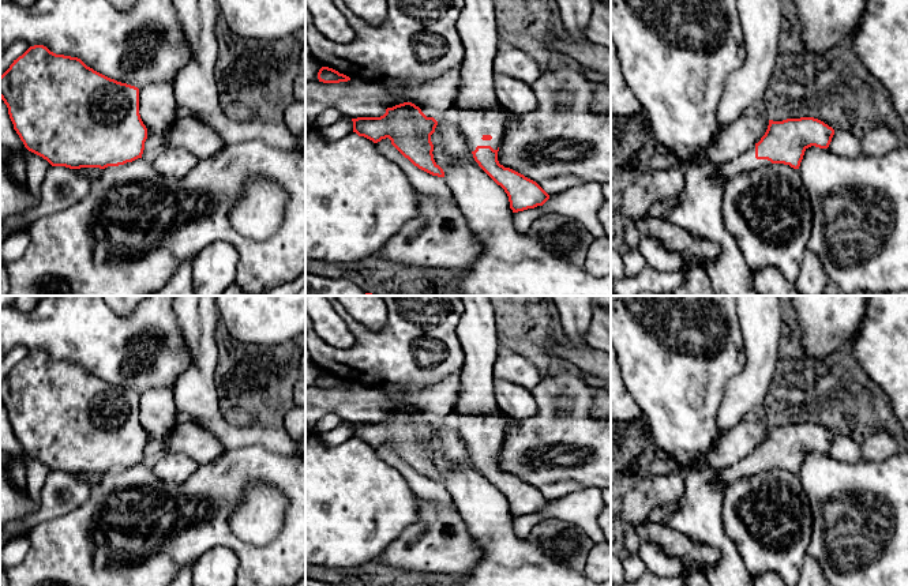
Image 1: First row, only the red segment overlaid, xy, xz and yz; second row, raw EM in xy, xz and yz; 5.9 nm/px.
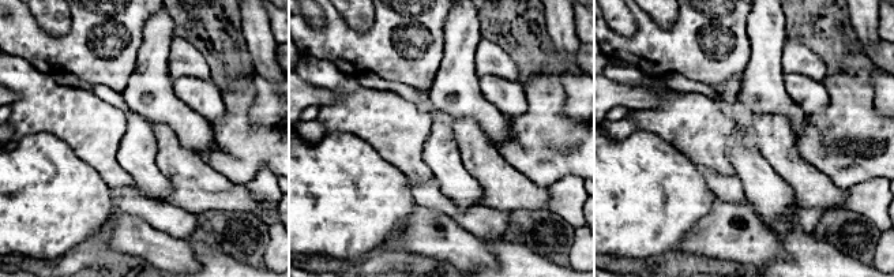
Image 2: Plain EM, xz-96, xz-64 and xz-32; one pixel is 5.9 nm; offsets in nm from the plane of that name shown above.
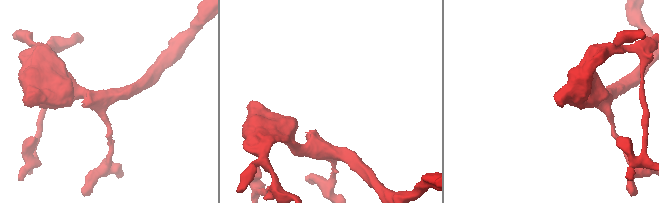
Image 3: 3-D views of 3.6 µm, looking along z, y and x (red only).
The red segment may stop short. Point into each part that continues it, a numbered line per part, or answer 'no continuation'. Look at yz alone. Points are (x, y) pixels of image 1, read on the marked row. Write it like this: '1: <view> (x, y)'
1: yz (745, 162)

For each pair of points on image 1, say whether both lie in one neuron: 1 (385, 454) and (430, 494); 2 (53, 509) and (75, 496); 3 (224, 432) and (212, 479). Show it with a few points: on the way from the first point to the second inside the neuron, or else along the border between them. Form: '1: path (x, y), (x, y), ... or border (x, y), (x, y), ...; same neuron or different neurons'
1: path (396, 461), (419, 484); same neuron
2: path (59, 503), (64, 503), (70, 498); same neuron
3: border (256, 443), (225, 451); different neurons

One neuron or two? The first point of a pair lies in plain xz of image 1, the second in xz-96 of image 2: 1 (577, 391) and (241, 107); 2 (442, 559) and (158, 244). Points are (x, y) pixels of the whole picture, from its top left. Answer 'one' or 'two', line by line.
1: one
2: one

